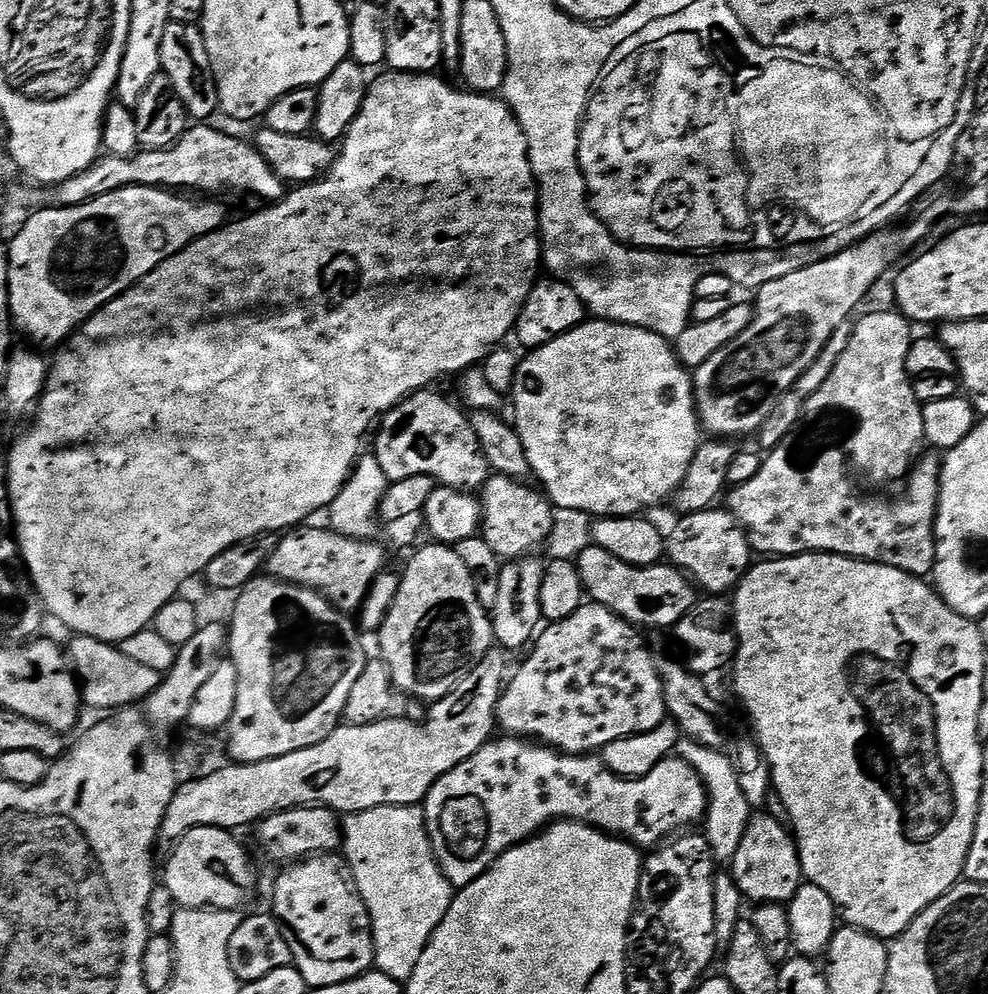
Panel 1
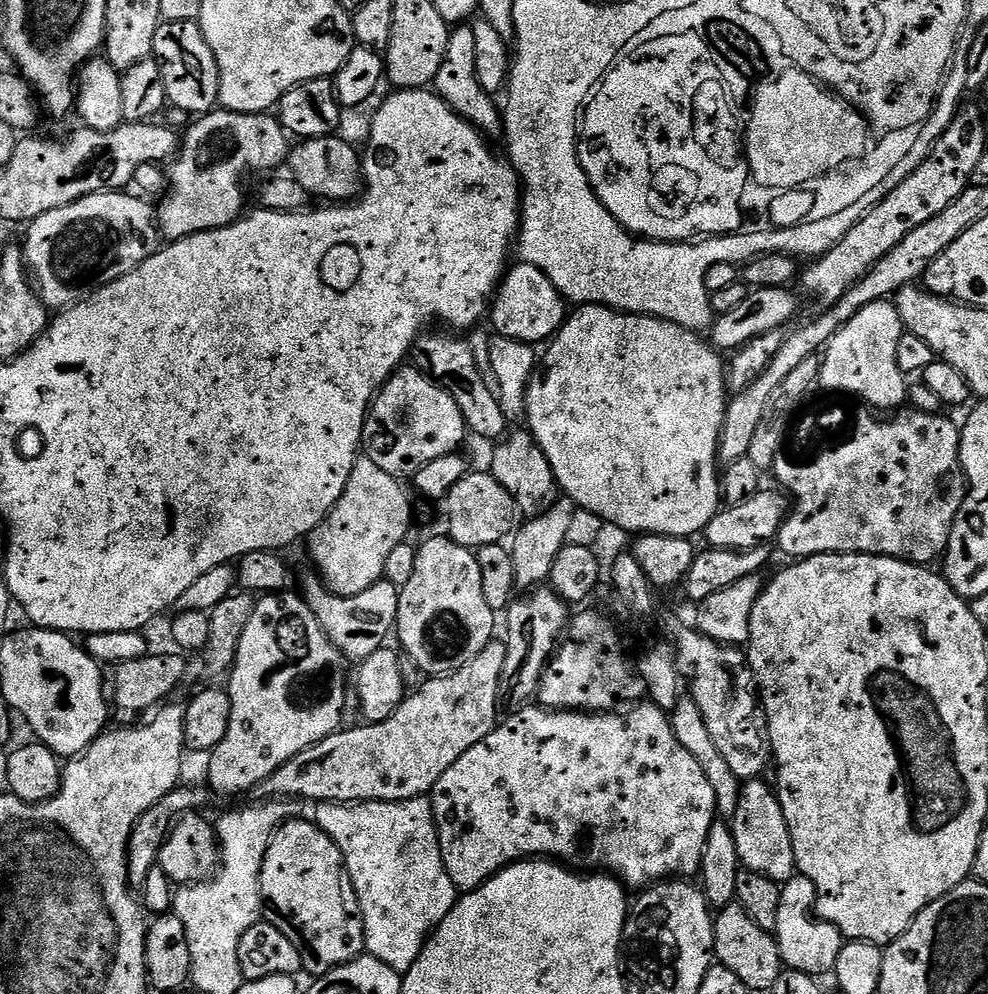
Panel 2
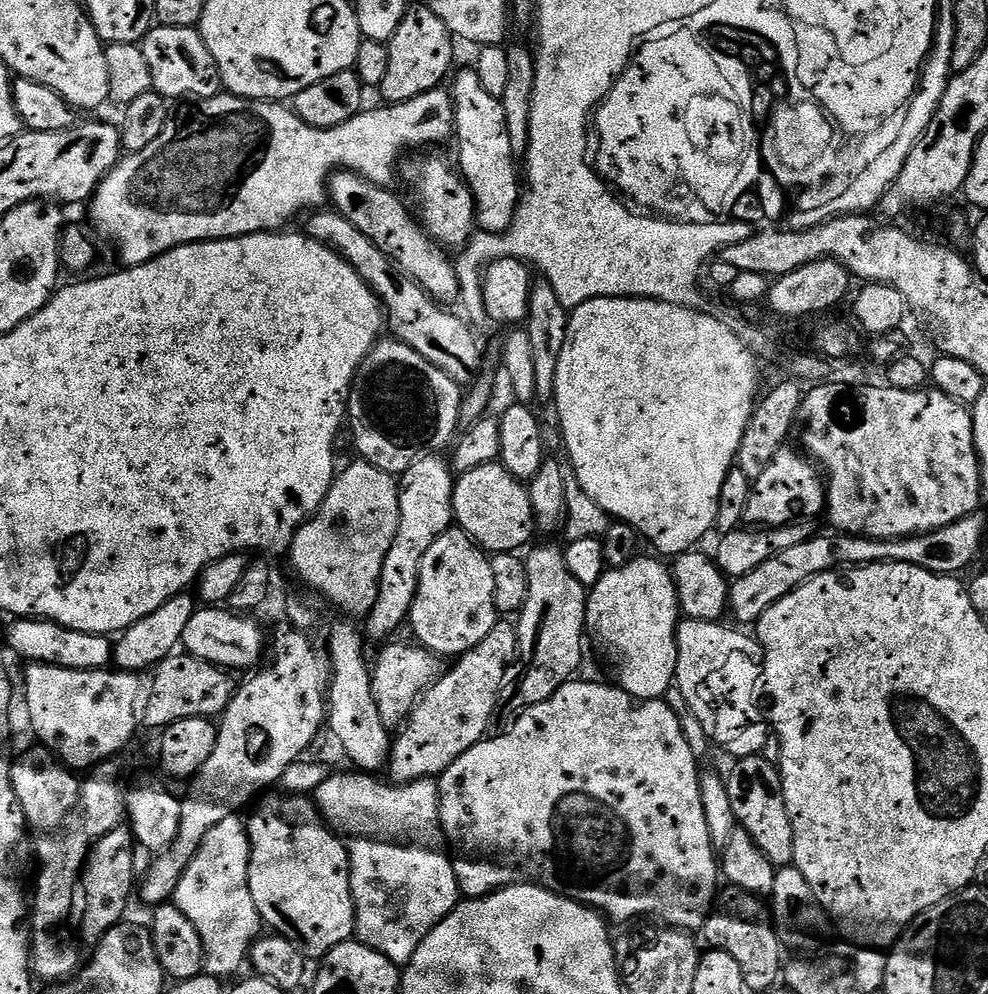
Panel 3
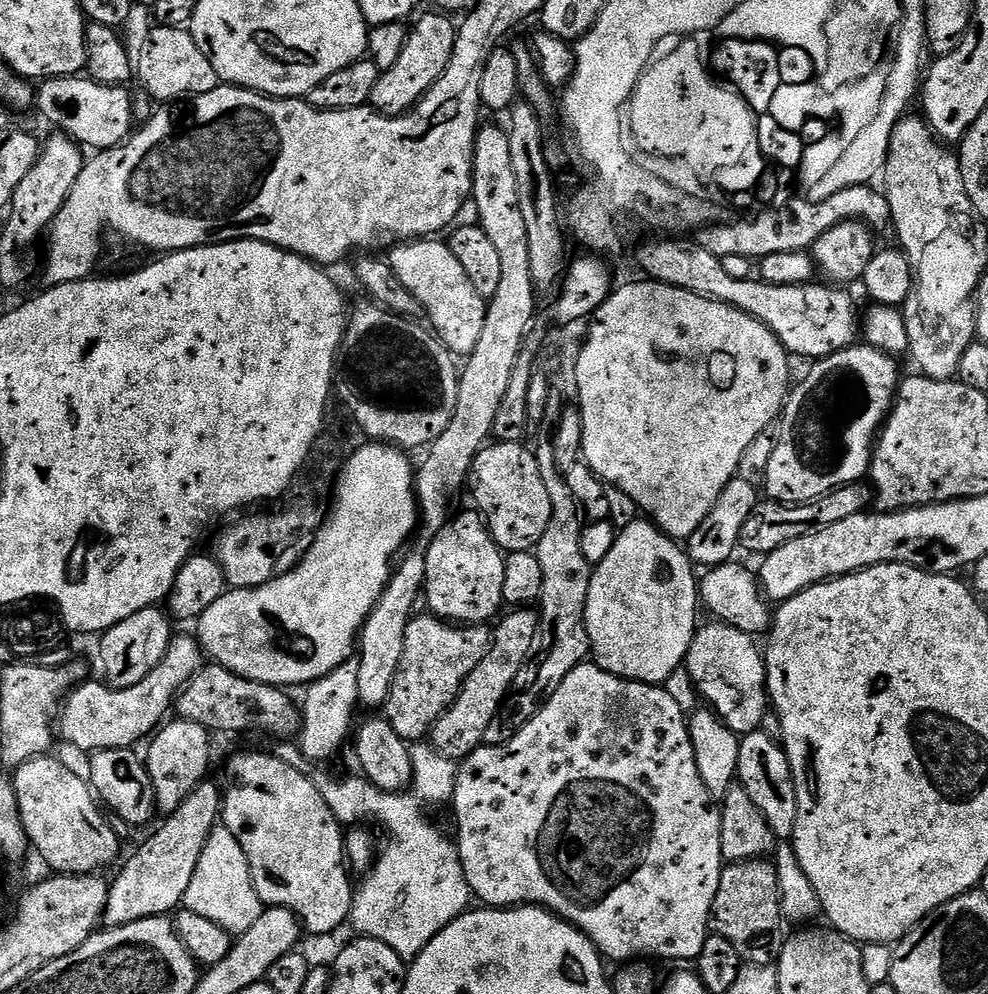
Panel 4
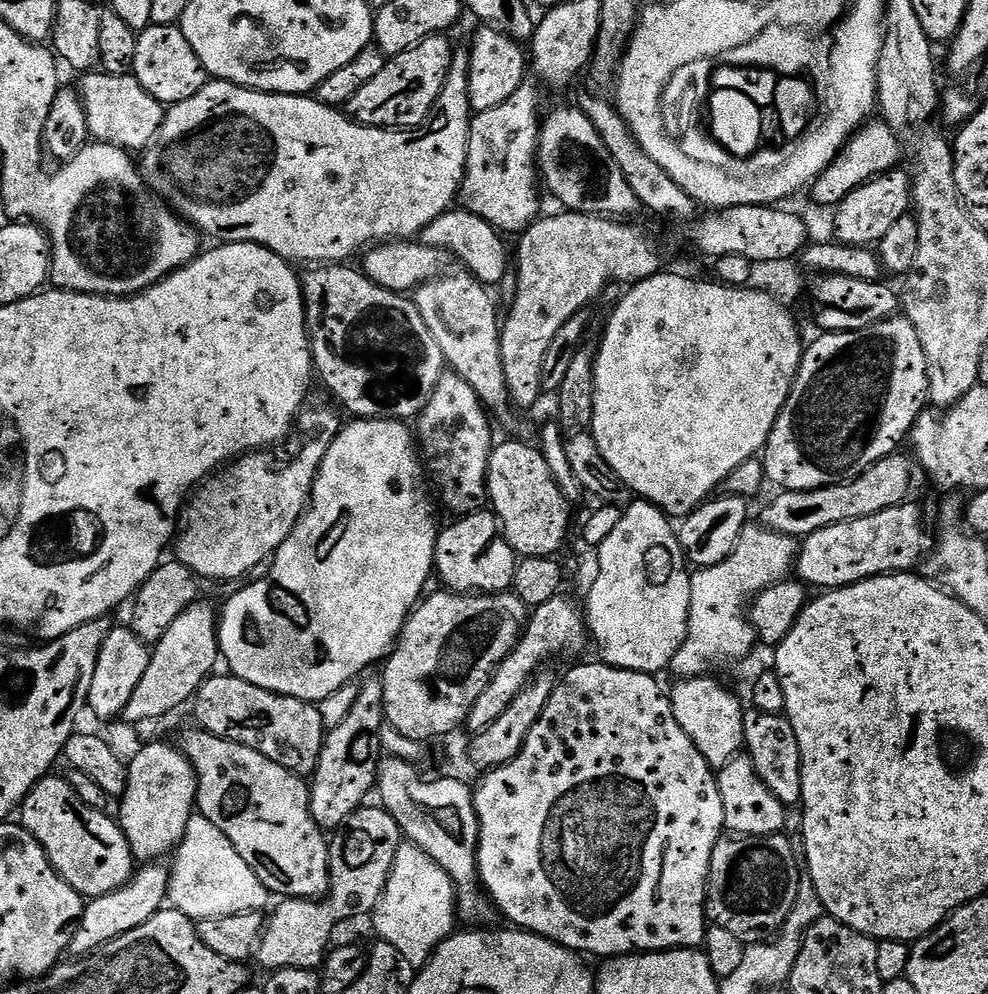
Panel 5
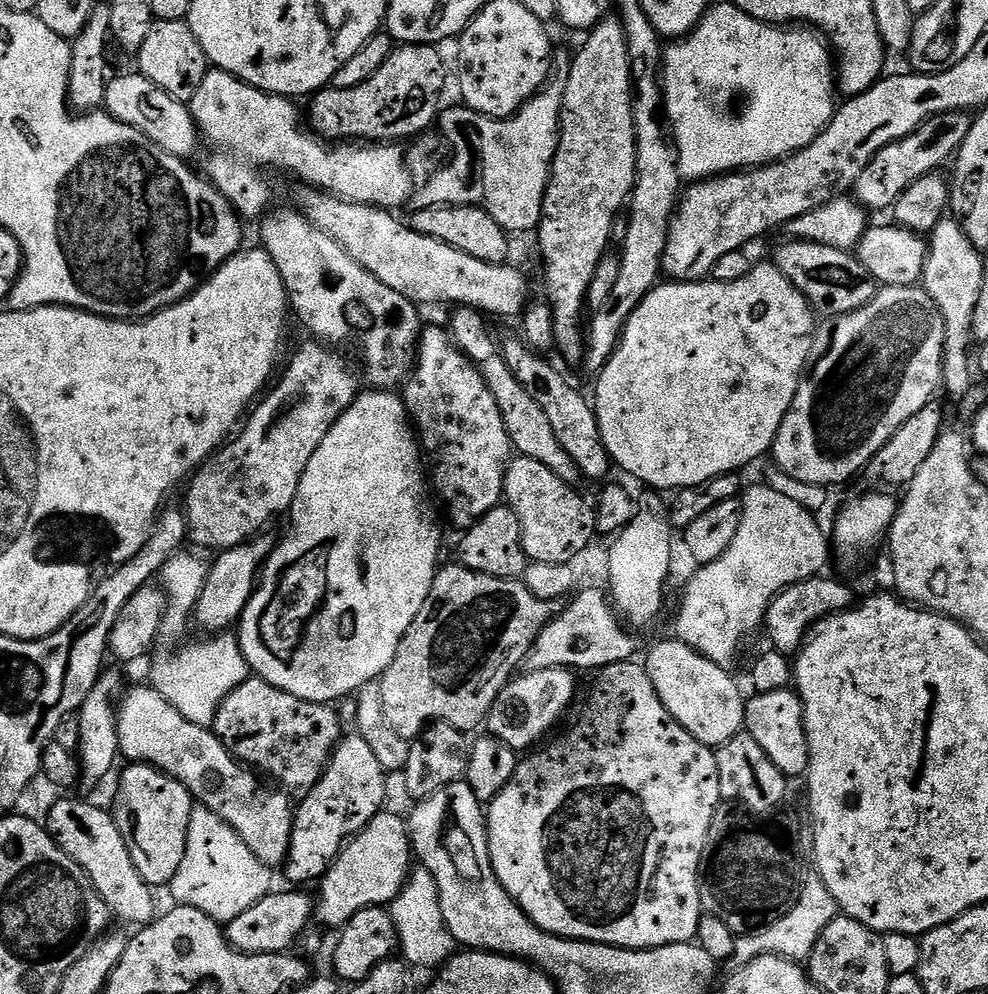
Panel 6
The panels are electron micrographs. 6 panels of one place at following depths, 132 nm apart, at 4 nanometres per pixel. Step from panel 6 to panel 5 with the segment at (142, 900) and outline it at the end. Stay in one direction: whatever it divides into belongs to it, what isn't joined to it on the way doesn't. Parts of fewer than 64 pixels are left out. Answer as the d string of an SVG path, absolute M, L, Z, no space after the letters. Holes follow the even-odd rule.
M49 774L34 785L18 809L19 823L44 847L56 873L85 898L105 896L127 884L134 875L128 840L107 811L82 802L63 775Z

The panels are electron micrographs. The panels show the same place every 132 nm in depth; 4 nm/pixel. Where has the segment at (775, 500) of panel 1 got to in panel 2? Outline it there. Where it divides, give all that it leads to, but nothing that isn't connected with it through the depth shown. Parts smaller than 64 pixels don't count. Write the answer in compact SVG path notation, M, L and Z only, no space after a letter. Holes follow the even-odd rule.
M904 411L889 415L892 416L889 420L880 420L876 414L868 420L860 420L856 436L852 436L840 452L828 452L828 456L824 456L820 464L812 464L812 468L796 468L796 464L776 460L774 477L781 484L779 487L794 501L784 517L778 537L781 550L792 556L788 558L854 552L862 556L889 556L928 566L933 563L931 560L939 561L948 551L948 539L966 491L964 471L960 465L961 425L947 420L944 414Z

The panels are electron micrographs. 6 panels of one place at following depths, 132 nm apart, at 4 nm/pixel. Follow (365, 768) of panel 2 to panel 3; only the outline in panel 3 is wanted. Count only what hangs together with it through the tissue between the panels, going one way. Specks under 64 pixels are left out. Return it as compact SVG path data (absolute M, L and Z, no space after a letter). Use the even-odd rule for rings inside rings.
M497 619L494 630L490 630L490 634L486 634L486 638L482 638L482 642L478 642L478 646L474 646L459 657L453 663L456 665L449 672L447 669L439 676L425 690L420 701L412 707L412 713L408 715L407 720L399 729L398 735L392 741L392 755L389 756L386 765L386 772L392 775L389 776L391 783L409 784L415 780L439 778L454 761L462 758L462 754L466 754L466 750L470 750L470 746L474 746L489 735L494 724L492 715L496 709L500 691L506 687L504 675L507 674L508 667L515 662L516 651L521 651L522 648L521 633L519 631L516 633L515 626L508 620L511 619Z

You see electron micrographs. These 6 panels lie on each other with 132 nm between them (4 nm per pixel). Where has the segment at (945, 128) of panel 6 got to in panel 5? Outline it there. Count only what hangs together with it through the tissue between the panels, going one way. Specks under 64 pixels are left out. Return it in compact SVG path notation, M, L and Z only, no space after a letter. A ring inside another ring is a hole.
M893 170L883 172L881 176L876 176L873 180L867 180L858 190L851 192L841 204L835 205L836 212L836 236L835 239L841 244L848 244L851 248L872 248L879 245L882 238L886 238L890 226L898 222L898 218L909 215L912 204L912 181L907 171Z

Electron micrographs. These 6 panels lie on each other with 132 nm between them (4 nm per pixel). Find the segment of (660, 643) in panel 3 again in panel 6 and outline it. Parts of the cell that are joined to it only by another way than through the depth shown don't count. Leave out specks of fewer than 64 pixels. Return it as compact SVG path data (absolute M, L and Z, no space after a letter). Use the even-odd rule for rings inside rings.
M646 490L645 493L640 497L637 497L635 516L631 518L631 521L627 524L626 527L617 533L615 538L611 541L611 544L608 548L608 556L609 556L609 583L608 583L608 592L610 598L615 606L617 613L631 626L638 626L640 628L644 626L648 626L655 622L656 618L659 616L662 606L664 604L664 584L666 582L666 578L670 572L670 564L672 562L672 542L670 540L670 534L672 534L672 527L670 518L670 512L668 509L667 501L665 502L659 497L661 496L657 491L654 490Z

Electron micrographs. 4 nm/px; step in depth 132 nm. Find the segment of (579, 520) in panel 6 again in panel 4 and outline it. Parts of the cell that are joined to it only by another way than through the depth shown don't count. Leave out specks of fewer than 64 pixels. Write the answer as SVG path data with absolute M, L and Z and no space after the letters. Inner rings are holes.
M489 443L481 447L474 458L470 473L472 500L475 511L484 517L488 533L505 553L531 552L550 526L552 511L546 482L542 482L542 470L538 470L536 453L523 443Z

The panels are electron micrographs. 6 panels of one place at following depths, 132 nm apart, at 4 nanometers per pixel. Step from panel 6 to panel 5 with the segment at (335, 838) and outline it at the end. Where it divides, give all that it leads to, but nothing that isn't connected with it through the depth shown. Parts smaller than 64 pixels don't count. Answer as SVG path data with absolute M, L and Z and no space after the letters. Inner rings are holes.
M368 680L359 685L360 693L342 726L331 729L324 737L322 754L316 771L310 777L310 810L314 822L325 830L335 830L350 818L350 814L365 807L368 795L373 795L382 749L380 728L384 719L384 681Z

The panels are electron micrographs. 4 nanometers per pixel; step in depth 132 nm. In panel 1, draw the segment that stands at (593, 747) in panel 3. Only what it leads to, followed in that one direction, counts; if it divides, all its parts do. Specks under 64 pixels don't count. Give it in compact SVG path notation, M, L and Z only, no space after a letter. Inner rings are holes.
M520 738L500 739L504 740L489 740L478 754L466 758L466 762L438 778L422 801L432 852L442 874L456 890L477 880L503 852L529 840L553 822L575 820L577 824L599 828L609 836L618 836L635 844L637 849L652 850L673 834L691 829L688 828L691 824L699 825L708 808L708 795L698 770L675 754L658 762L644 777L628 779L616 776L596 754L570 756L567 752L557 752L554 748Z

